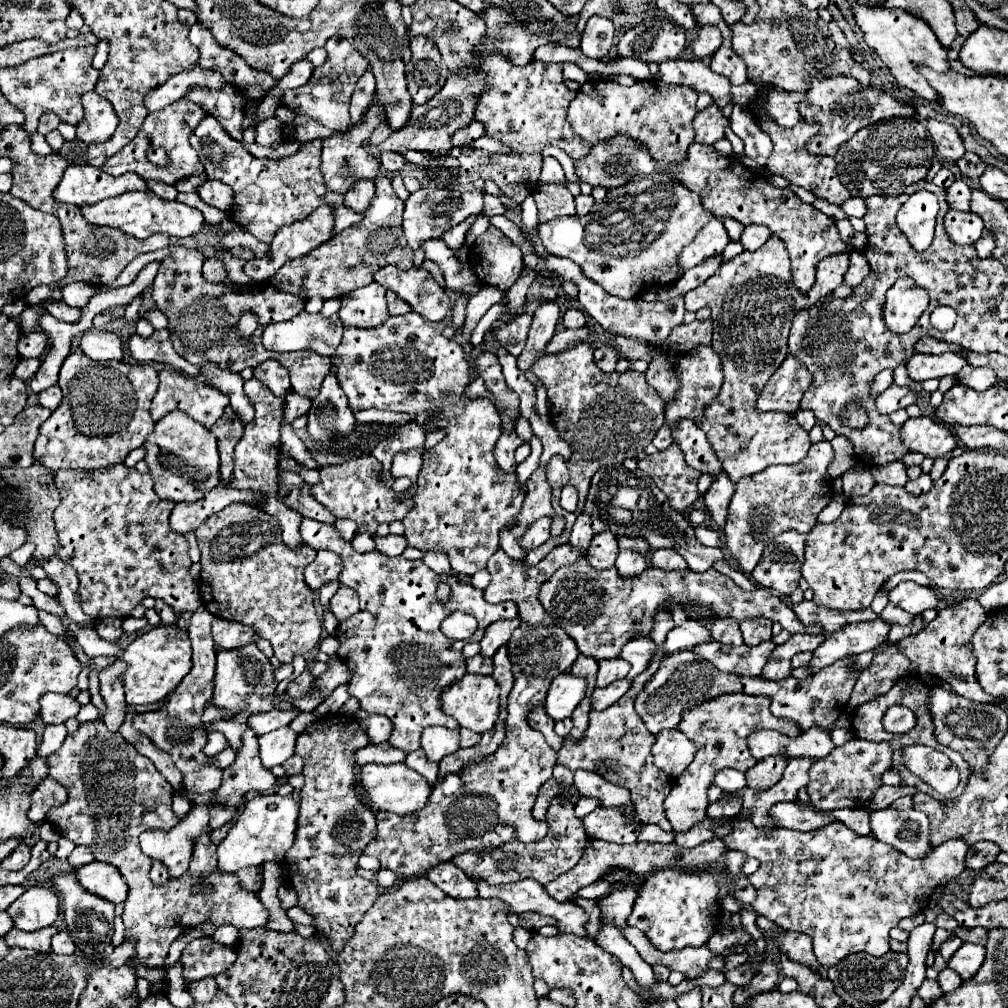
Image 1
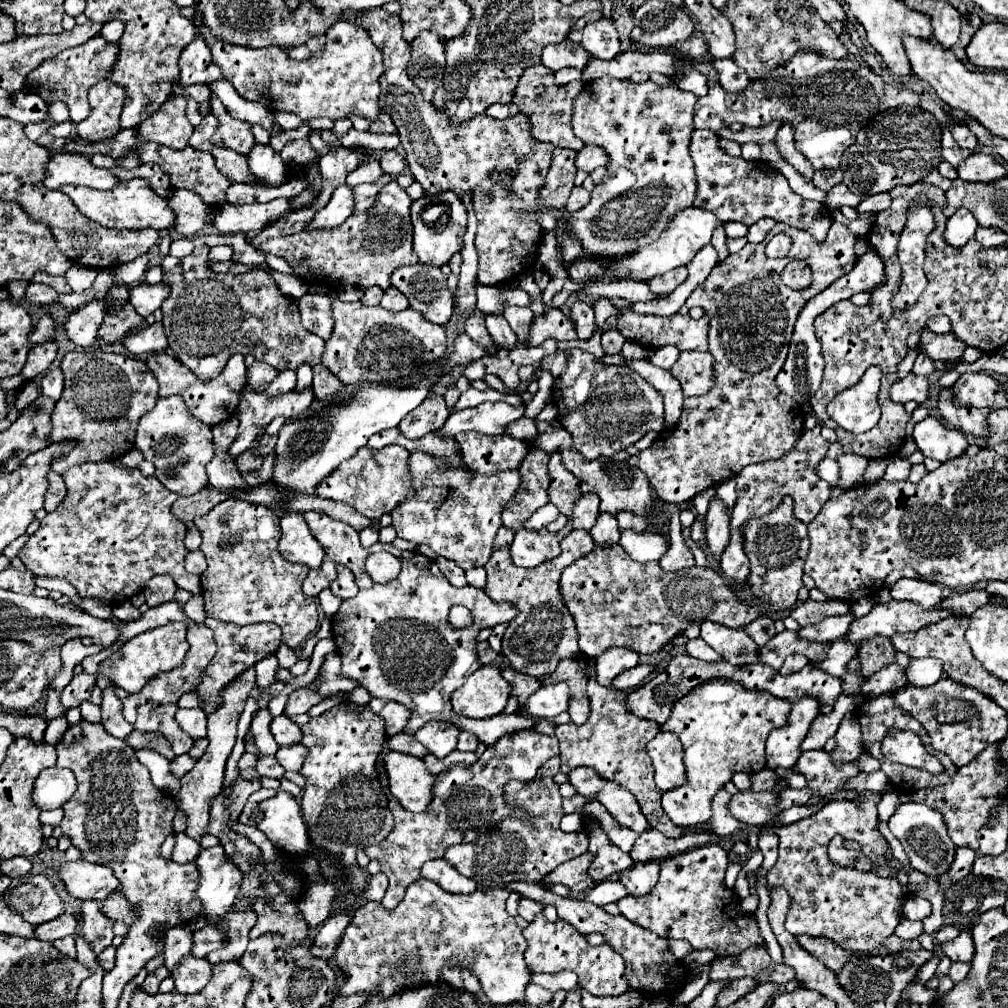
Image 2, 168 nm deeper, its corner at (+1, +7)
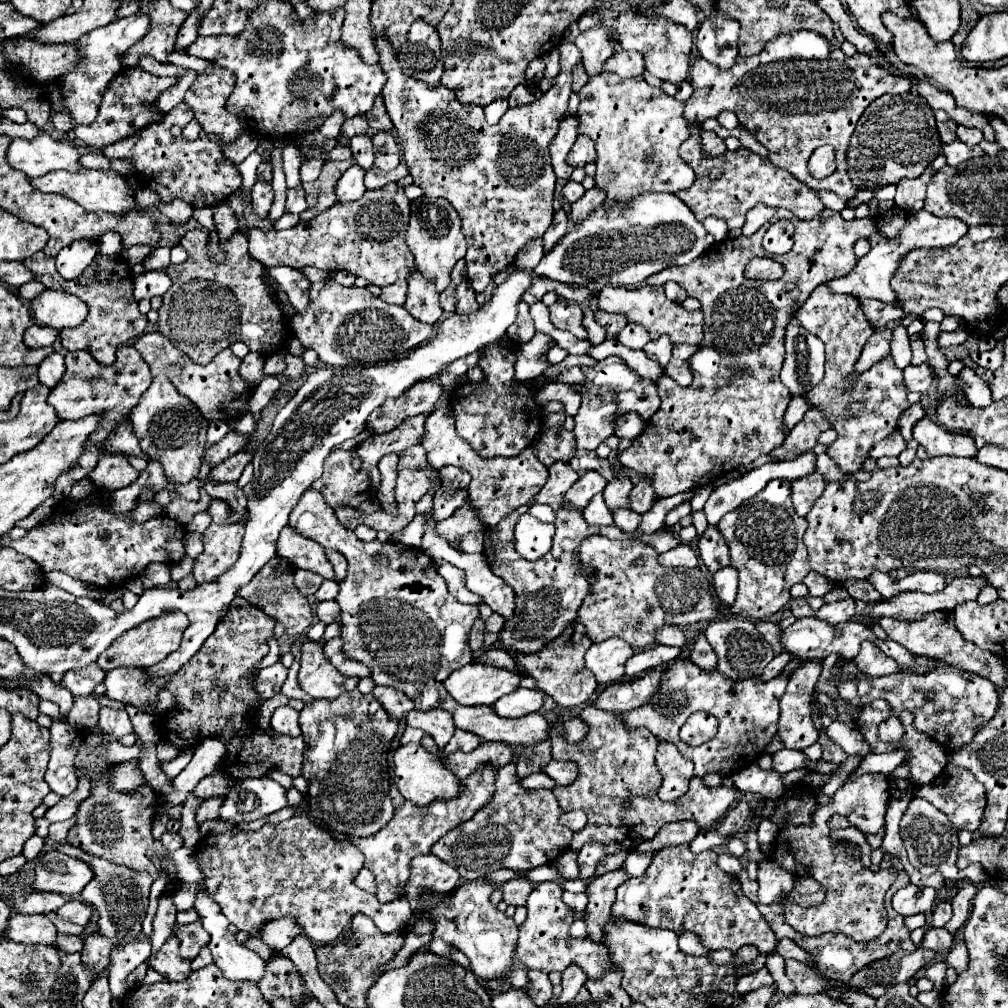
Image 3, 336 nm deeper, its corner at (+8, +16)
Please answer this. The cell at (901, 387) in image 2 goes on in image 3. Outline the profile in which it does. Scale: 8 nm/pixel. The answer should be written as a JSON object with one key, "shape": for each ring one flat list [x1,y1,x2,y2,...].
{"shape":[[928,364,904,368,904,386,908,392,926,392,932,380,934,380,934,372]]}

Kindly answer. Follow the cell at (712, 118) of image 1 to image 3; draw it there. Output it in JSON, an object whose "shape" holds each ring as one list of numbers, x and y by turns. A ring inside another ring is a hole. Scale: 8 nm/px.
{"shape":[[810,30,782,34,770,40,760,54,748,58,738,56,736,64,730,70,720,70,714,64,698,58,690,70,690,84,694,88,694,94,686,100,684,108,684,118,688,122,702,124,708,118,718,118,718,114,724,110,732,110,738,116,740,124,768,148,768,160,772,160,772,164,788,170,798,180,804,180,804,184,808,184,812,190,832,190,844,200,852,200,858,190,846,174,846,150,864,108,882,94,904,94,912,88,912,82,906,76,894,76,888,70,874,66,872,58,868,58,866,54,856,52,854,56,846,56,840,48,824,40,824,36],[822,144,834,146,838,168,828,178,816,180,808,172,808,158]]}

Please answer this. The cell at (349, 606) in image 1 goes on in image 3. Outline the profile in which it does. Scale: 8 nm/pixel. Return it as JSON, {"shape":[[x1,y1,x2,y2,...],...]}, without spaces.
{"shape":[[326,550,326,558,328,558,328,562,334,568,336,582,342,582,346,578,346,560,344,560,344,556,338,554,338,552,334,552,334,550]]}

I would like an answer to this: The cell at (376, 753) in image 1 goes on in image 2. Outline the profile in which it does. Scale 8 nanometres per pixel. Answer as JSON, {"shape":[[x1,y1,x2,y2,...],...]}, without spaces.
{"shape":[[399,733,387,739,387,747,391,751,399,751,399,753,411,753,415,757,425,757,429,751,415,739,415,735,409,733]]}

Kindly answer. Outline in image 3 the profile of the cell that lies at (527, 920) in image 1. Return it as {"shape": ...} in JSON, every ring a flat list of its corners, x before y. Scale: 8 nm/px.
{"shape":[[516,878,510,882,504,882,500,886,500,890,504,892,504,902,512,904,512,906,526,906,526,898,532,892,532,884,526,878]]}

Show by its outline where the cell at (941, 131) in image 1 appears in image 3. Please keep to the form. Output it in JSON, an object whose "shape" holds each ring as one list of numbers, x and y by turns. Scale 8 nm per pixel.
{"shape":[[958,126,956,134,958,134,958,138,960,138,964,144,968,144,968,146,976,146,976,144,980,144,980,140,982,140,982,132,976,130,976,128]]}

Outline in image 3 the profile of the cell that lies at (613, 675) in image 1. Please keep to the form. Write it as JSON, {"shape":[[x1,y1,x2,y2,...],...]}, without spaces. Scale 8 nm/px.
{"shape":[[608,638,600,644,592,644,586,652,586,668,592,670,598,684,618,682,624,674,626,660,634,654,632,646,628,646,620,638]]}

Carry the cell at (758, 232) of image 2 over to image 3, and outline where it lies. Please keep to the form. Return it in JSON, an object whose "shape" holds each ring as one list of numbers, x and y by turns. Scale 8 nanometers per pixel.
{"shape":[[758,204,758,206,754,206,748,214,746,214,746,224,744,224,744,228,742,228,742,234,744,236,752,236,754,232,758,232,760,230,760,226,764,226,766,222,770,222,770,218,774,216,774,208,768,208,768,206,764,206,764,204]]}

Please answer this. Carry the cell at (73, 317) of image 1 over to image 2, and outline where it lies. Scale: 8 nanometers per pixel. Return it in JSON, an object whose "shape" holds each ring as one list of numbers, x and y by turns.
{"shape":[[29,283,27,285,27,291,25,291,25,299,33,305,51,305,55,301,57,293,55,289,49,289,47,285,43,283]]}

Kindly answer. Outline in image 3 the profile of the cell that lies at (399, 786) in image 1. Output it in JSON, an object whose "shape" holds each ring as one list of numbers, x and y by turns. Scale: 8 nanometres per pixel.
{"shape":[[408,744,394,750,394,782,400,794,406,800,414,802,416,806,426,806,436,798,448,800,452,796,458,796,458,786,460,786,458,776,448,772,448,768,440,762,440,758,436,754,426,752,420,744]]}

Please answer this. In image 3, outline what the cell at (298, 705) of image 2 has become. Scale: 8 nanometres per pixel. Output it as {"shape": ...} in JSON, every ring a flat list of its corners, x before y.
{"shape":[[304,642,300,658,300,688,312,698,338,698,342,692,356,688,358,678,342,676,322,654,322,644]]}

